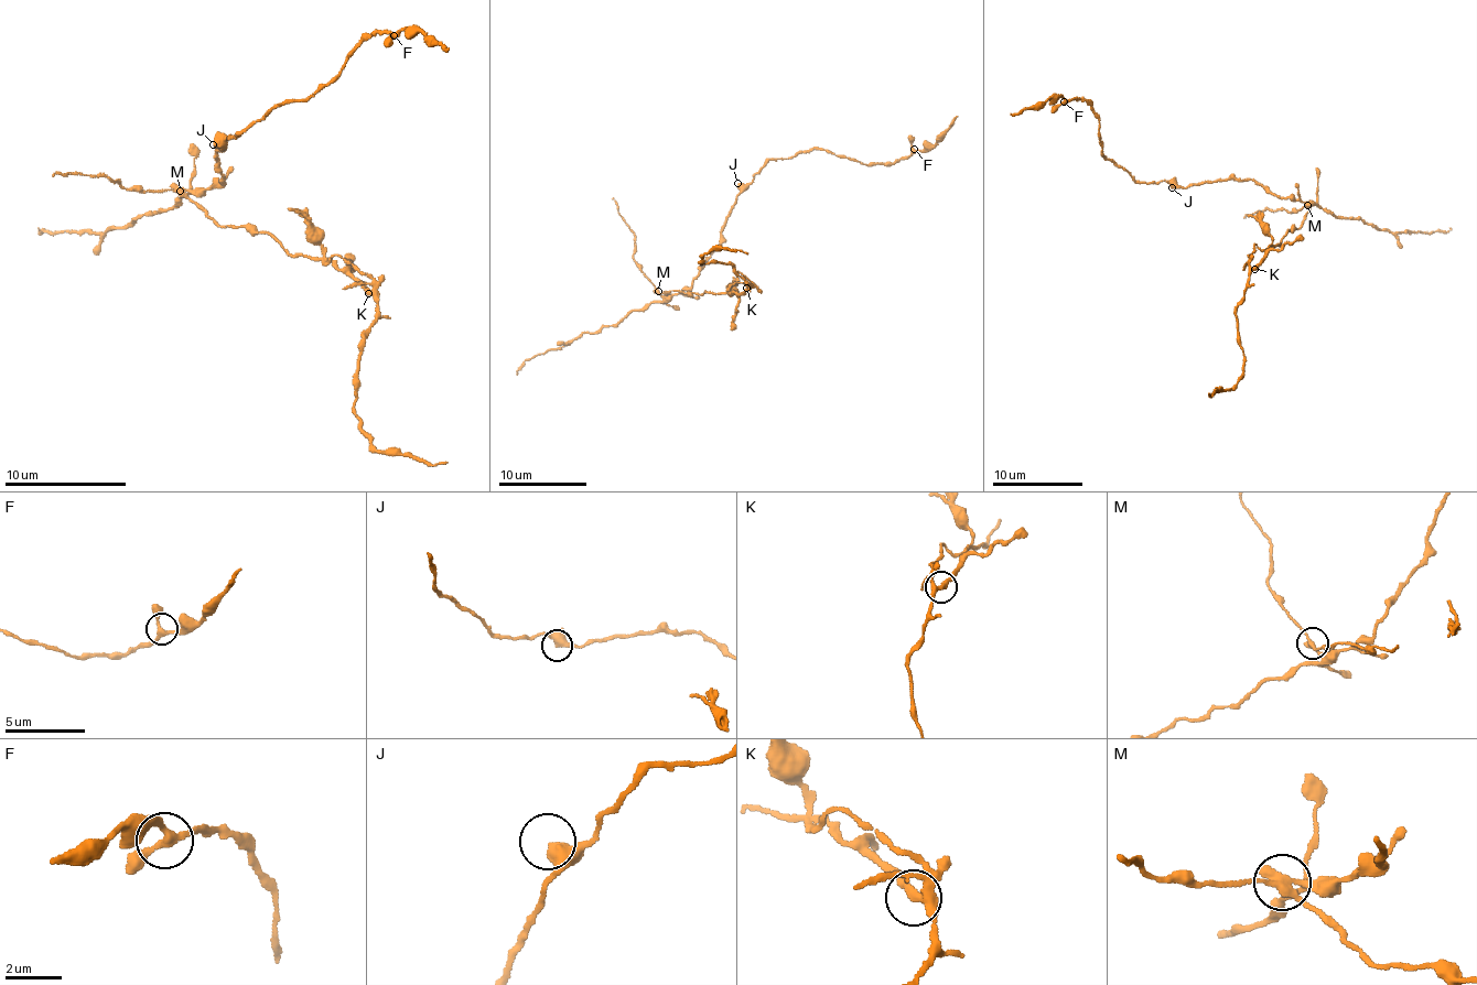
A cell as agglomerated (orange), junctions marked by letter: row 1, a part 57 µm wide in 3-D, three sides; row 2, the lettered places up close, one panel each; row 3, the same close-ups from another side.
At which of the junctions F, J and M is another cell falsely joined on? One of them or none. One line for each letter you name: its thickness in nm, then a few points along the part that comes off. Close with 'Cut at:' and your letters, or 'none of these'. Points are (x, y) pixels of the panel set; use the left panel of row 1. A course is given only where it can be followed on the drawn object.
M: calibre 280 nm; course (180, 190), (220, 226), (249, 225), (348, 271), (376, 312), (357, 426), (385, 452), (446, 462)
Cut at: M

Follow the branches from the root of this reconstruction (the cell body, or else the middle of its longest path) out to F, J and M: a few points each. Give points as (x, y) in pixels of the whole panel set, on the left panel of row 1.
F: (220, 186), (214, 155), (222, 149), (213, 144), (266, 120), (276, 105), (321, 90), (376, 33), (394, 35)
J: (220, 186), (222, 173), (214, 155), (222, 149), (214, 145), (218, 143), (222, 147), (213, 144)
M: (220, 186), (193, 193), (180, 190)

